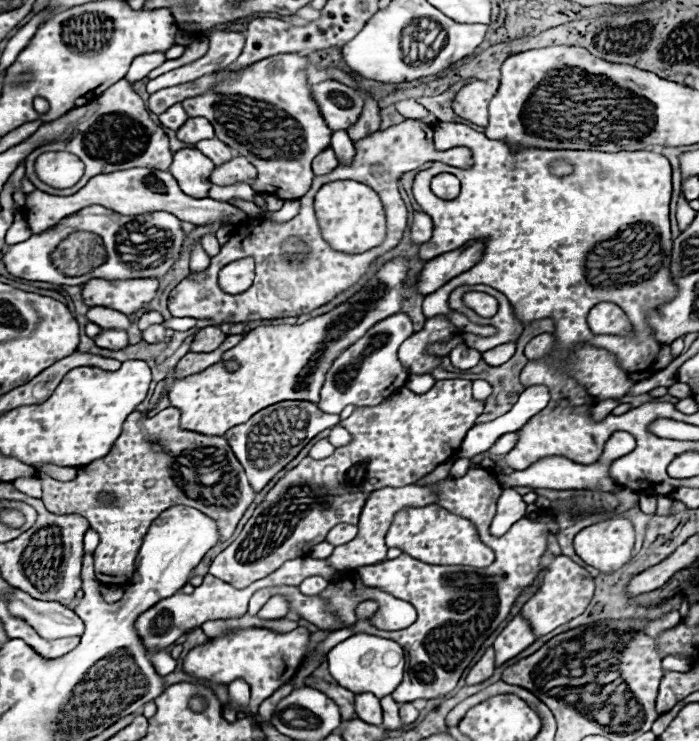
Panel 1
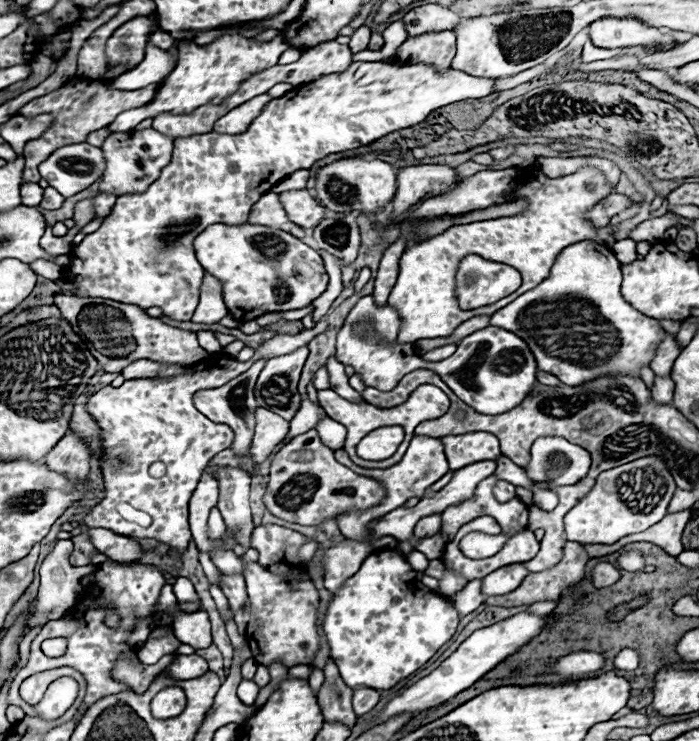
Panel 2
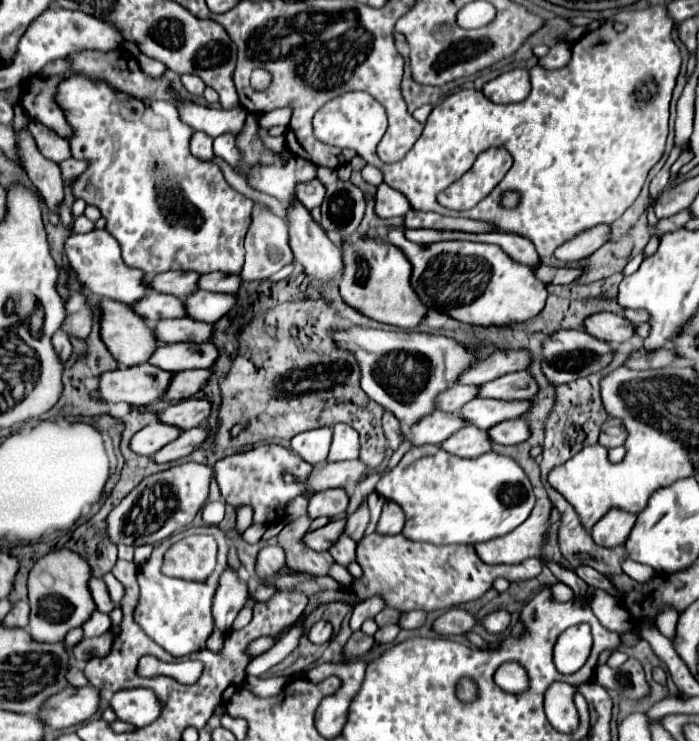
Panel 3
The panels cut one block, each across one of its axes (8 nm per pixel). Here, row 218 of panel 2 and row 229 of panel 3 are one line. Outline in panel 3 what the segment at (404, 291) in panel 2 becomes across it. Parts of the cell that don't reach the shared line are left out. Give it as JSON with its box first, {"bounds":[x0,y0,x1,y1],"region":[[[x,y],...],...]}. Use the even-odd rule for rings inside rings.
{"bounds":[314,4,682,256],"region":[[[654,4],[644,10],[622,10],[602,22],[600,28],[584,34],[574,44],[572,58],[564,68],[546,70],[542,66],[534,66],[530,70],[532,92],[524,102],[494,104],[478,90],[460,90],[450,94],[434,106],[422,136],[396,164],[386,164],[376,156],[376,146],[386,132],[386,112],[384,108],[374,108],[374,104],[380,102],[366,92],[346,92],[326,102],[314,116],[314,134],[324,144],[356,150],[366,164],[380,168],[384,172],[384,182],[402,192],[412,208],[444,216],[454,216],[454,212],[442,208],[440,204],[432,204],[436,194],[462,178],[472,168],[480,152],[492,146],[504,146],[514,158],[508,174],[486,198],[482,198],[482,202],[458,214],[470,220],[490,222],[496,226],[496,232],[524,236],[536,246],[538,256],[552,256],[558,246],[576,234],[598,224],[612,224],[620,218],[638,198],[650,168],[662,158],[669,132],[670,98],[682,64],[680,48],[672,38],[672,30],[674,20],[662,4]],[[612,22],[624,22],[626,30],[616,32]],[[508,190],[520,194],[520,204],[516,208],[502,206],[502,194]]]}

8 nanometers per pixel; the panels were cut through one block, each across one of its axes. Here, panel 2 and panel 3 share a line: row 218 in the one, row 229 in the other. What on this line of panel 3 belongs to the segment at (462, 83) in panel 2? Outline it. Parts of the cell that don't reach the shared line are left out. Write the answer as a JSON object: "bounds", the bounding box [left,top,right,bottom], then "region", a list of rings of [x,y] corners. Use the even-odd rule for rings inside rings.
{"bounds":[54,74,254,276],"region":[[[70,74],[64,78],[64,82],[58,84],[54,100],[72,128],[68,140],[72,158],[88,162],[86,170],[76,176],[70,190],[74,198],[82,198],[86,204],[96,206],[102,218],[106,218],[106,230],[120,242],[126,266],[138,268],[148,276],[168,270],[194,270],[198,274],[214,270],[238,274],[242,270],[244,234],[250,226],[254,202],[236,192],[224,180],[216,164],[204,164],[190,154],[188,142],[194,130],[180,120],[178,108],[172,102],[136,100],[110,88],[108,82],[92,80],[84,74]],[[164,192],[170,192],[174,202],[164,198]]]}

